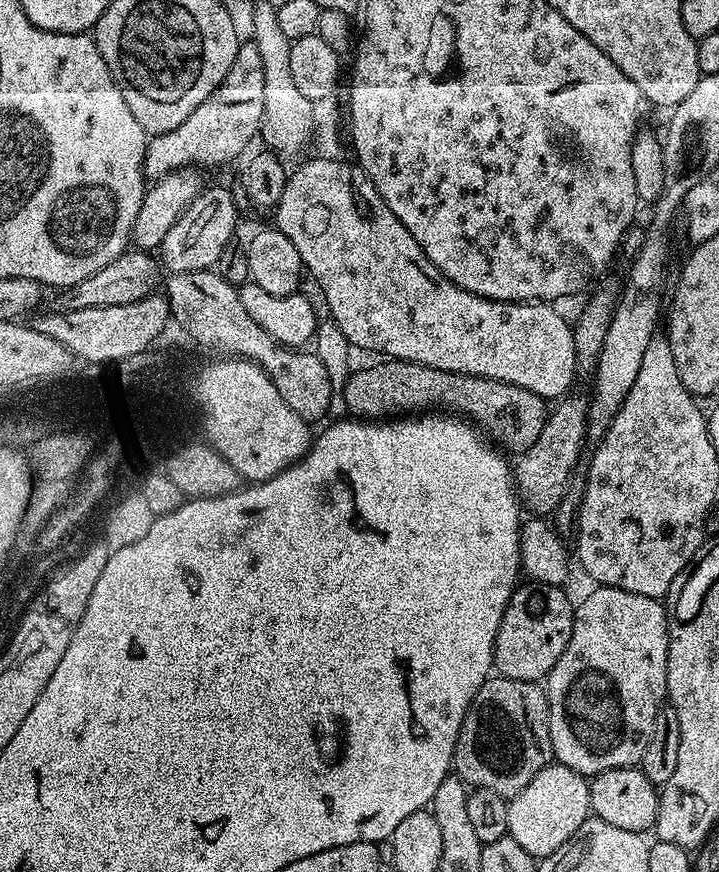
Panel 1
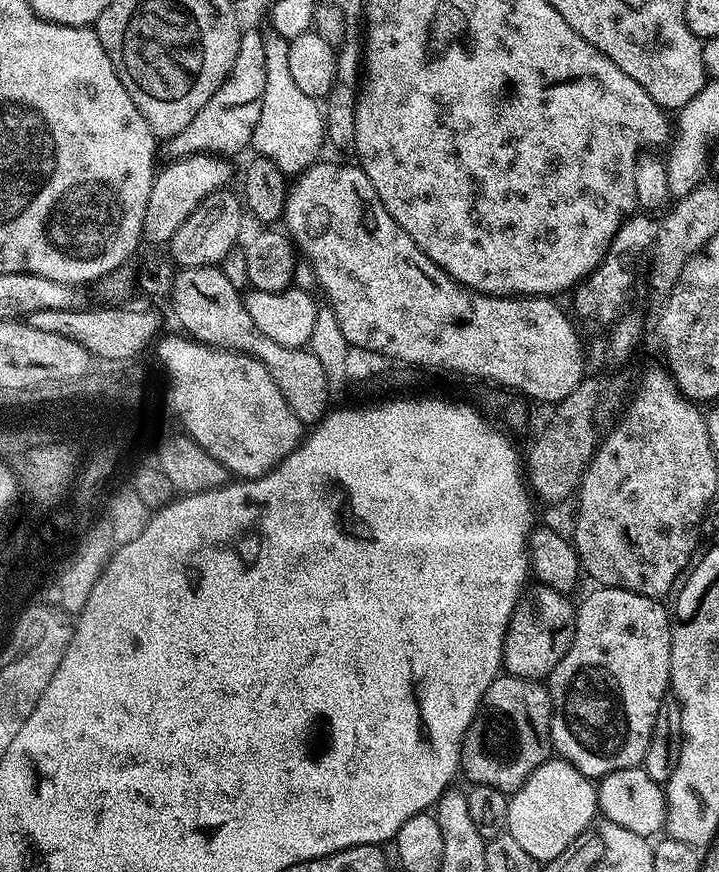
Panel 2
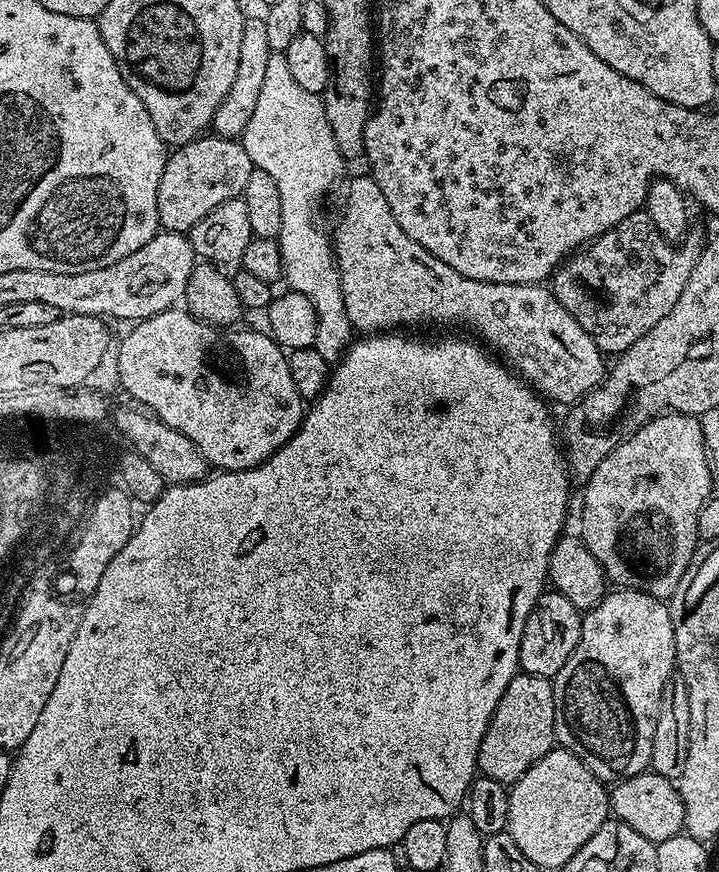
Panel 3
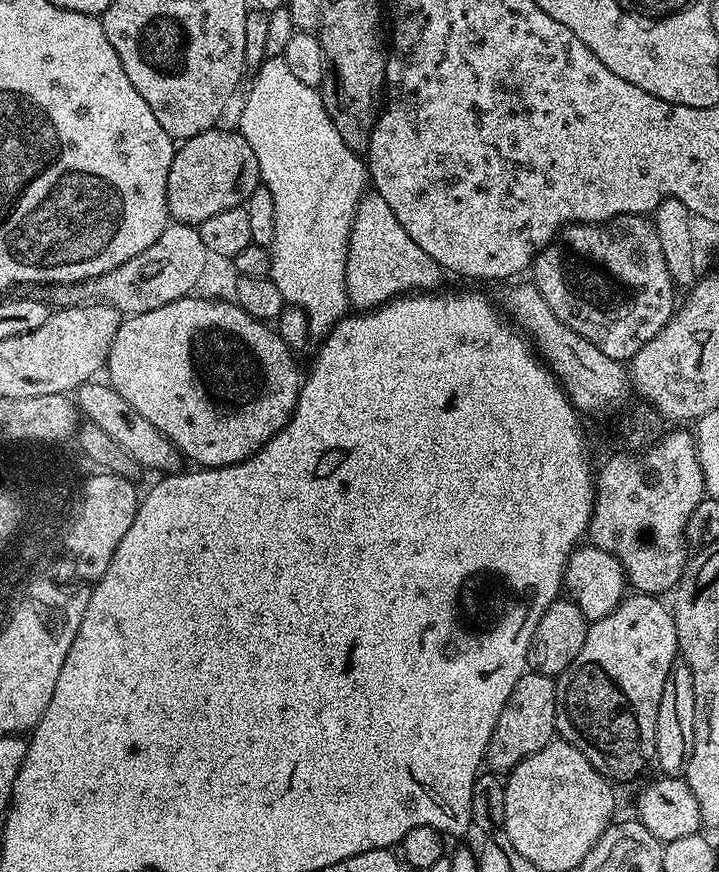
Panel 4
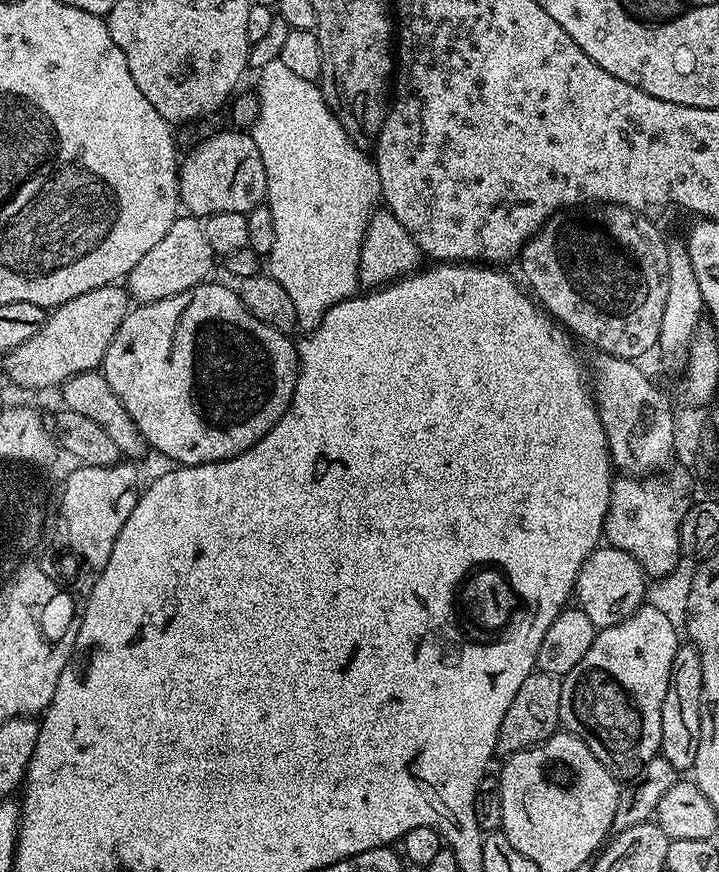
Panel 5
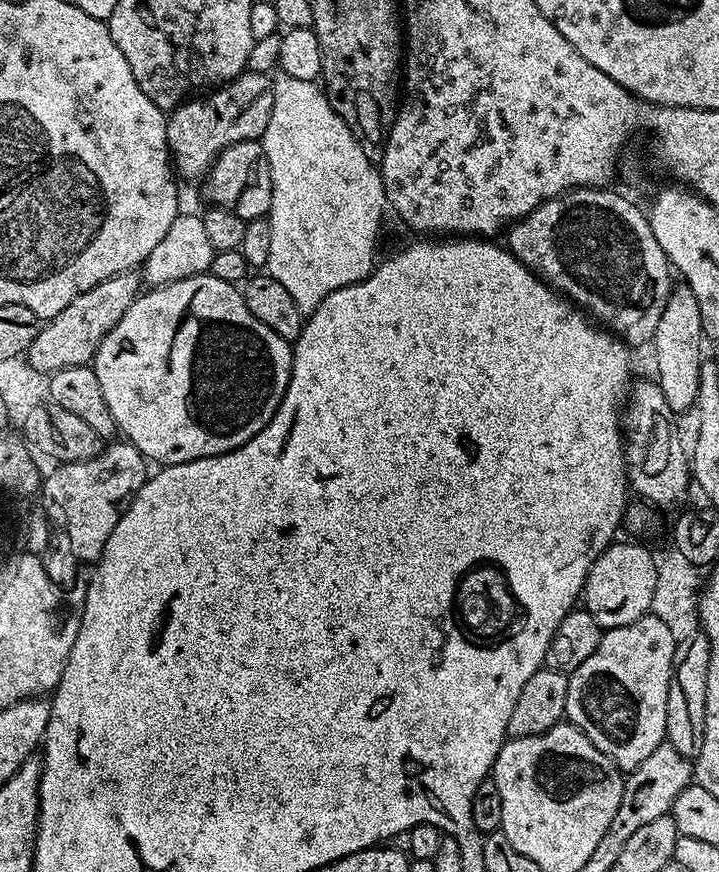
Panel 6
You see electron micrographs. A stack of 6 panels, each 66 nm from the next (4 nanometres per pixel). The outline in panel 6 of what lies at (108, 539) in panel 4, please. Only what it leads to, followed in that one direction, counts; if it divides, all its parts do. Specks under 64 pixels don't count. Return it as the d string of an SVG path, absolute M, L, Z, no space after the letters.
M119 442L101 447L100 452L89 460L79 460L69 464L61 463L52 473L47 473L42 492L51 502L64 507L68 516L72 545L80 556L101 556L106 546L106 538L114 534L118 518L122 518L130 502L150 475L150 464L133 444Z

